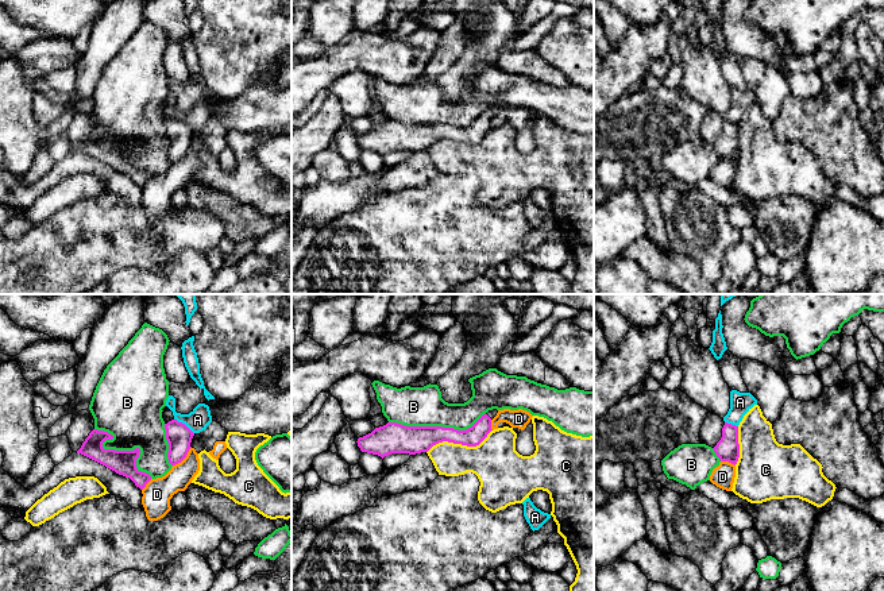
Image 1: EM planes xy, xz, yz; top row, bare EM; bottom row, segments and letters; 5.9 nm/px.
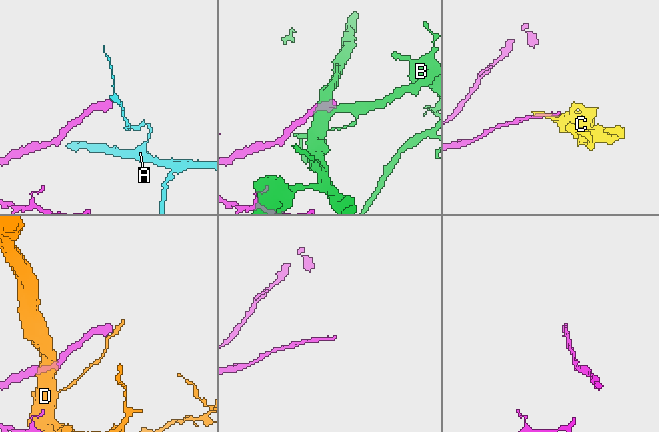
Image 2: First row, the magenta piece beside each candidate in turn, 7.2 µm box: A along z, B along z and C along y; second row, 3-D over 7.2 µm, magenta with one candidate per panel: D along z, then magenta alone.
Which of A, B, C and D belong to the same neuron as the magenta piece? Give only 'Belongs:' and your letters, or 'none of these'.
Belongs: none of these

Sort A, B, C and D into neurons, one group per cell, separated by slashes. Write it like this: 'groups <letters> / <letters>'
groups A / B / C / D

